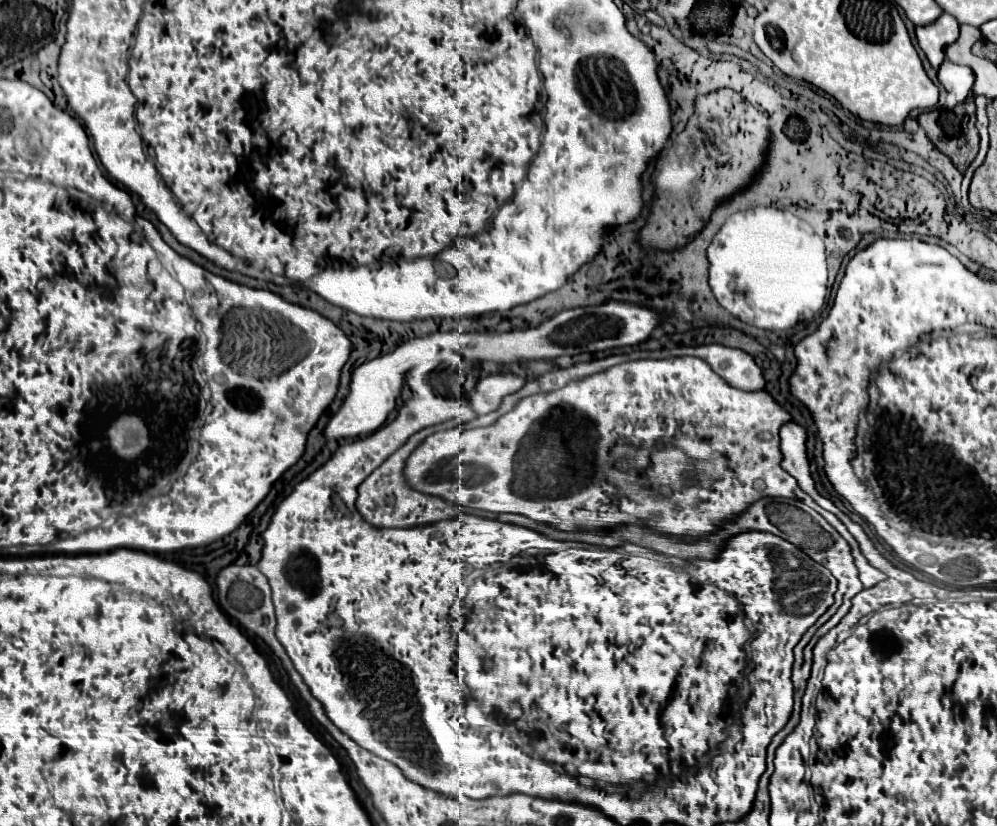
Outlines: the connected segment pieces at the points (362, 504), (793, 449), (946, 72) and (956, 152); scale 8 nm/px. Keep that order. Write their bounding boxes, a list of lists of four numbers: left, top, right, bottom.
[[356,421,462,527],[780,421,842,517],[938,61,974,101],[918,107,978,173]]

